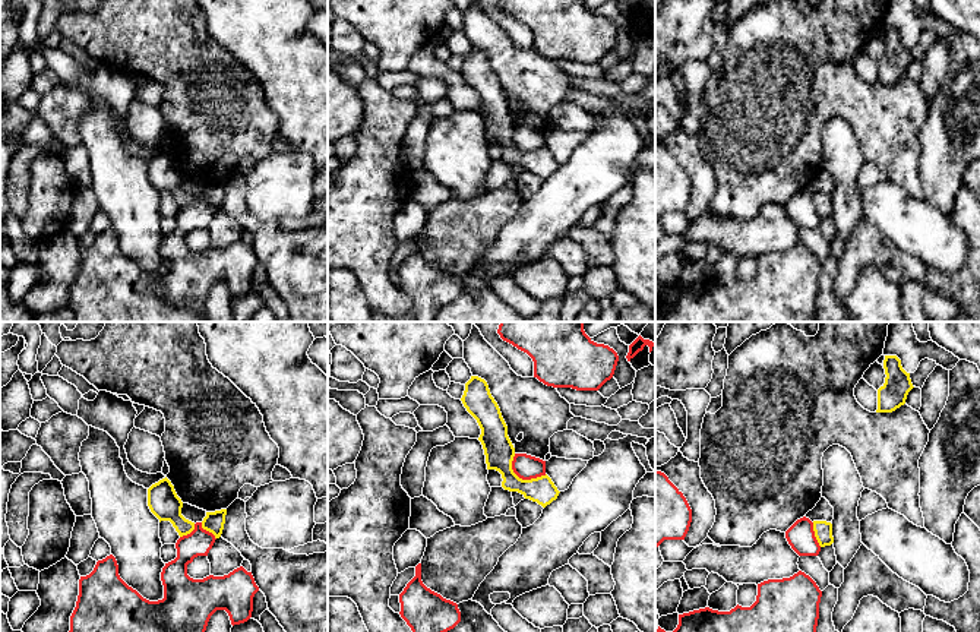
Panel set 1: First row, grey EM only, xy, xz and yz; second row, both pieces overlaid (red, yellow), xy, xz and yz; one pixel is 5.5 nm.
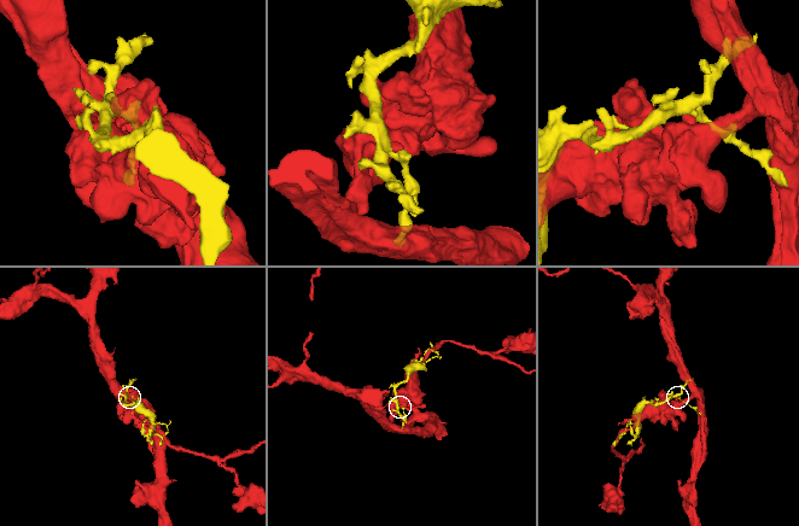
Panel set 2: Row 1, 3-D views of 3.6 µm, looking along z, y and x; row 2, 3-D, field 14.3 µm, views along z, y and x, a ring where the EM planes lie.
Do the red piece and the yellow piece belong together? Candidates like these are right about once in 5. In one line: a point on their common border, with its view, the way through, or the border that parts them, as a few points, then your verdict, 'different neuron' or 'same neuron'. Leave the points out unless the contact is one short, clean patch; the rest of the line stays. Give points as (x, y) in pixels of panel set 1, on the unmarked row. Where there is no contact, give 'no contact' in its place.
meets red in xz at (521, 149); different neuron

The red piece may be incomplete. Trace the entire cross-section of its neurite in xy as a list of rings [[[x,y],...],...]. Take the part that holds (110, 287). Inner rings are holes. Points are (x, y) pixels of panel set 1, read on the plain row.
[[[202,195],[177,212],[177,230],[165,236],[161,244],[164,271],[158,274],[143,271],[120,250],[113,227],[98,233],[94,243],[79,252],[69,303],[75,322],[205,322],[205,303],[216,282],[225,282],[233,298],[247,294],[259,263],[252,244],[240,238],[224,249],[193,252],[187,247],[187,237],[197,228],[208,228],[215,212],[212,205],[202,200]]]

